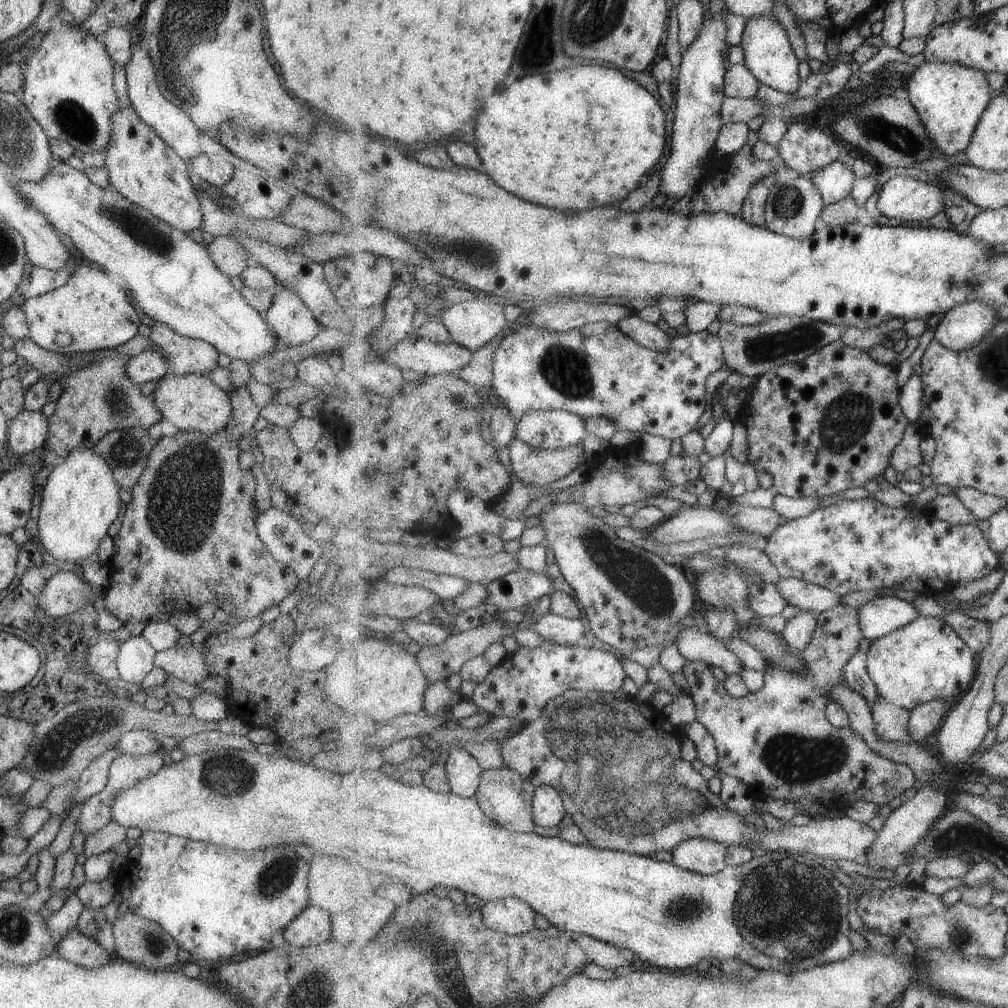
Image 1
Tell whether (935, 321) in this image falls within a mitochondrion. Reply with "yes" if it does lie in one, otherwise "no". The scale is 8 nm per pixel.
no

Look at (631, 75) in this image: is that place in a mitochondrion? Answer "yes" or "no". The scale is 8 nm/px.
no

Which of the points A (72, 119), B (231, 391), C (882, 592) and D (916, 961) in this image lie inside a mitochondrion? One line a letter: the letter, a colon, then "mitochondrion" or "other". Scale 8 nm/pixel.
A: mitochondrion
B: other
C: other
D: other

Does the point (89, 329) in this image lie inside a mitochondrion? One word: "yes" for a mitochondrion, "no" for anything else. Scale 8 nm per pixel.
no

